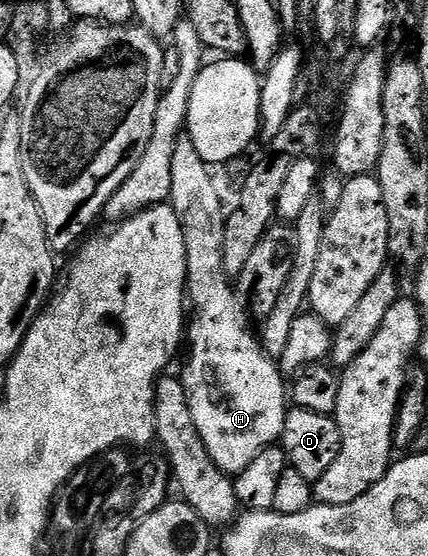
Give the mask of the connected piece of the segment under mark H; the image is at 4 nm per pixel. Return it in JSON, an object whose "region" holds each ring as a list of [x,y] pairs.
{"region":[[[181,134],[178,142],[174,146],[174,159],[171,164],[171,181],[170,181],[170,203],[172,209],[178,214],[180,225],[182,226],[182,238],[186,242],[186,270],[188,271],[188,283],[186,285],[186,296],[196,309],[191,309],[190,323],[186,328],[186,352],[188,348],[188,361],[184,364],[184,372],[182,371],[182,379],[184,389],[186,390],[186,402],[190,402],[190,414],[194,414],[194,426],[198,426],[198,434],[202,438],[202,442],[206,446],[206,450],[210,454],[210,458],[214,460],[216,465],[227,474],[235,474],[246,470],[246,466],[250,464],[263,450],[263,448],[273,447],[279,441],[284,423],[290,411],[290,396],[286,391],[286,380],[282,375],[277,361],[273,357],[267,356],[264,352],[264,345],[260,343],[257,333],[248,329],[249,317],[246,315],[245,305],[242,303],[241,297],[238,295],[237,289],[230,285],[230,278],[224,269],[224,259],[222,258],[222,238],[224,237],[224,222],[226,219],[226,207],[220,201],[220,192],[216,189],[216,180],[212,177],[213,169],[204,161],[202,154],[198,154],[198,150],[194,150],[194,142],[187,136]]]}

